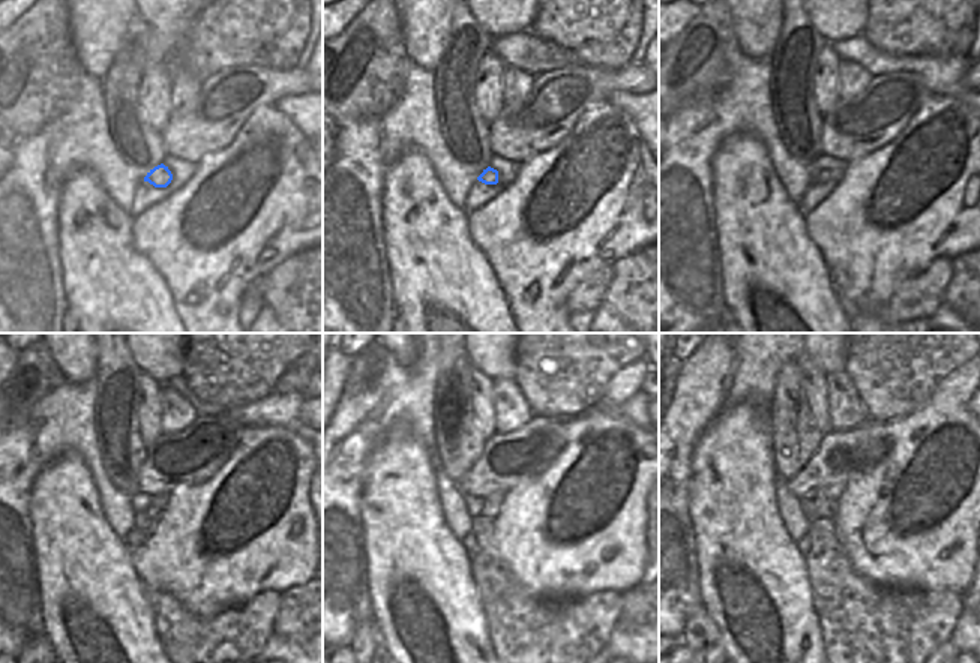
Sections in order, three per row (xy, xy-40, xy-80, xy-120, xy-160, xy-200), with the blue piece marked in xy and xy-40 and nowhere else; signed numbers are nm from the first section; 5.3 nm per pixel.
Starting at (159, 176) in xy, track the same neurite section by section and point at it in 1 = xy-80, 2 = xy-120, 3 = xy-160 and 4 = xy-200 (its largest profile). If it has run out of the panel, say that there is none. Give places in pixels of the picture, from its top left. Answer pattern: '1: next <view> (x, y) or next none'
1: next xy-80 (823, 176)
2: next xy-120 (159, 501)
3: next xy-160 (493, 503)
4: next xy-200 (826, 500)

